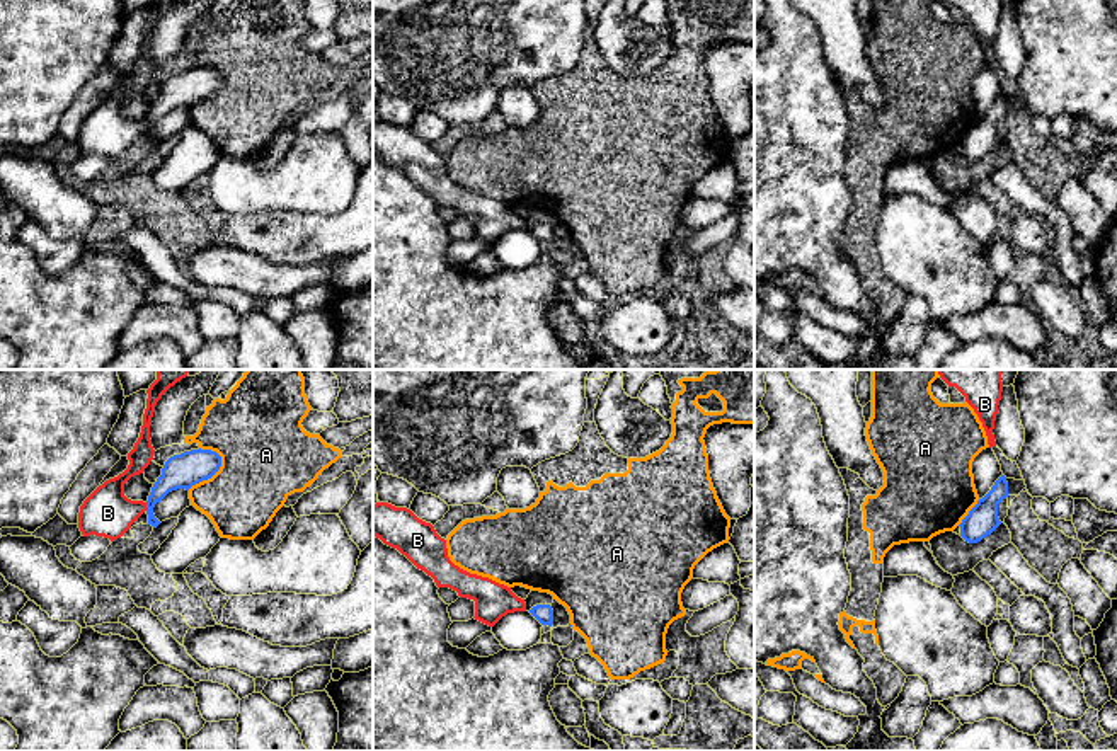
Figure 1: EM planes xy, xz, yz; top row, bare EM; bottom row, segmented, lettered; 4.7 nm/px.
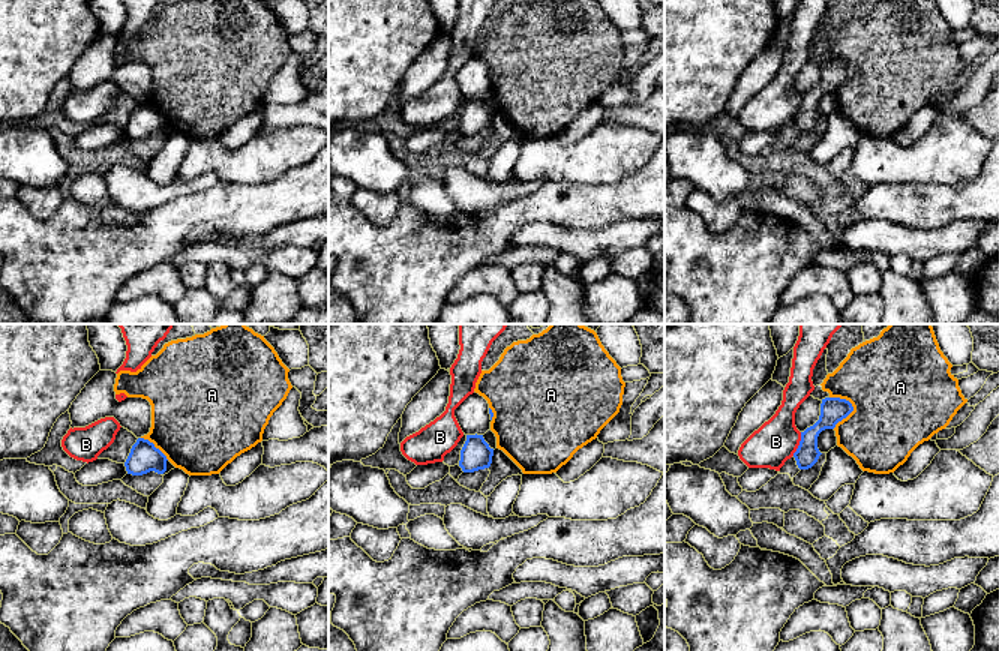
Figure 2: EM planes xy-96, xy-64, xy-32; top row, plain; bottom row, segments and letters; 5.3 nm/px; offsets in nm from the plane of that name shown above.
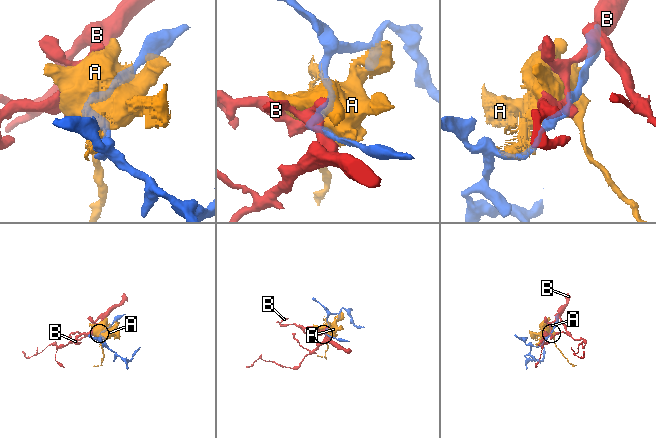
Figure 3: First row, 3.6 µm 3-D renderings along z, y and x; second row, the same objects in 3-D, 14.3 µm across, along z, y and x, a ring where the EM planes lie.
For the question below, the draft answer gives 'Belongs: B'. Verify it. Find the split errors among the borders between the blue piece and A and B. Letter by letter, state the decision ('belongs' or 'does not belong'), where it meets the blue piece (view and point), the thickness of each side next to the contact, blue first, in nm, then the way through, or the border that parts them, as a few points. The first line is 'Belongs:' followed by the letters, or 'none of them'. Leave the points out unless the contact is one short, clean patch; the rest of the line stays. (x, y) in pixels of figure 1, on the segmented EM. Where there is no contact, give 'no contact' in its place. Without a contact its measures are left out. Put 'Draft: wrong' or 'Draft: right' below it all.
Belongs: none of them
A: does not belong; meets blue in xy at (211, 475); 160 nm thick on the blue side, 400 nm on the other
B: does not belong; meets blue in xy at (147, 506); 160 nm thick on the blue side, 220 nm on the other; border along xy (145, 503), (147, 510)
Draft: wrong

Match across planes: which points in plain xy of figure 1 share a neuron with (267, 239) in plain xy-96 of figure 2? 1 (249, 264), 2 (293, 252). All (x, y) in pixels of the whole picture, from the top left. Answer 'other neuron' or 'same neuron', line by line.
1: same neuron
2: other neuron

